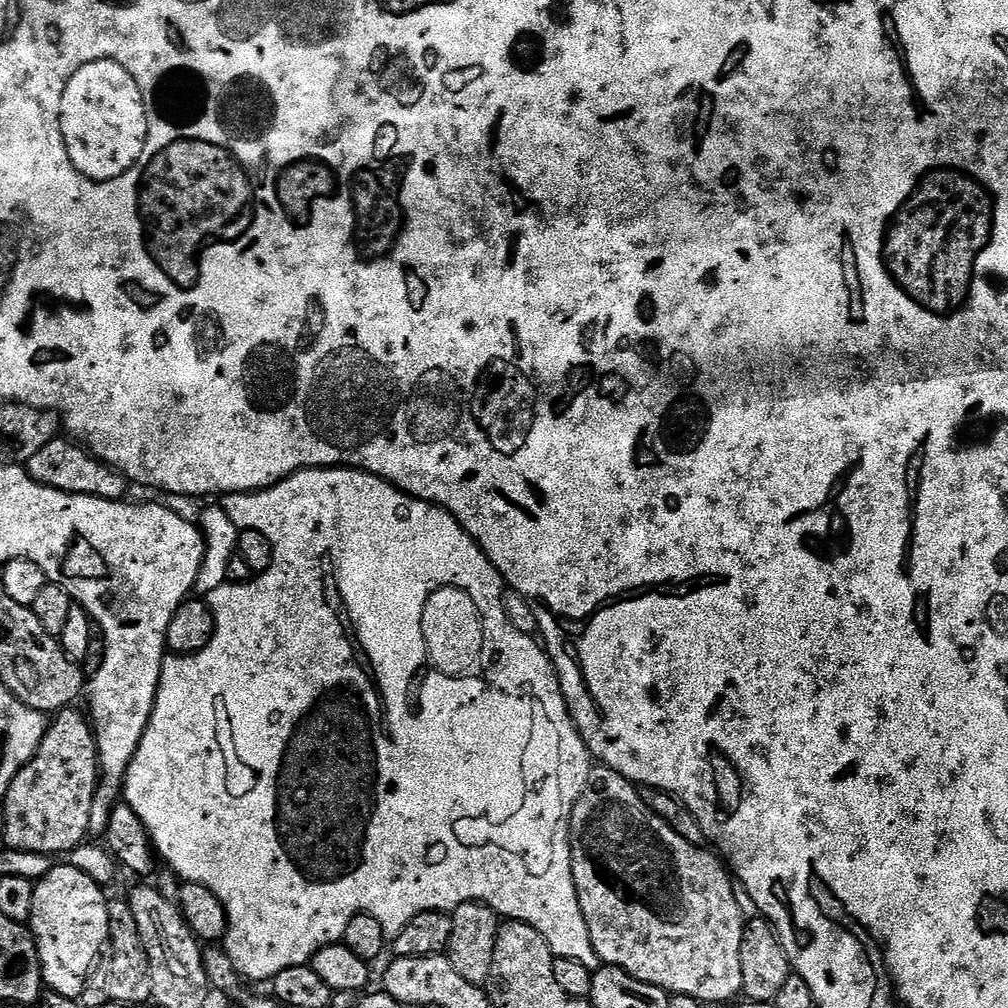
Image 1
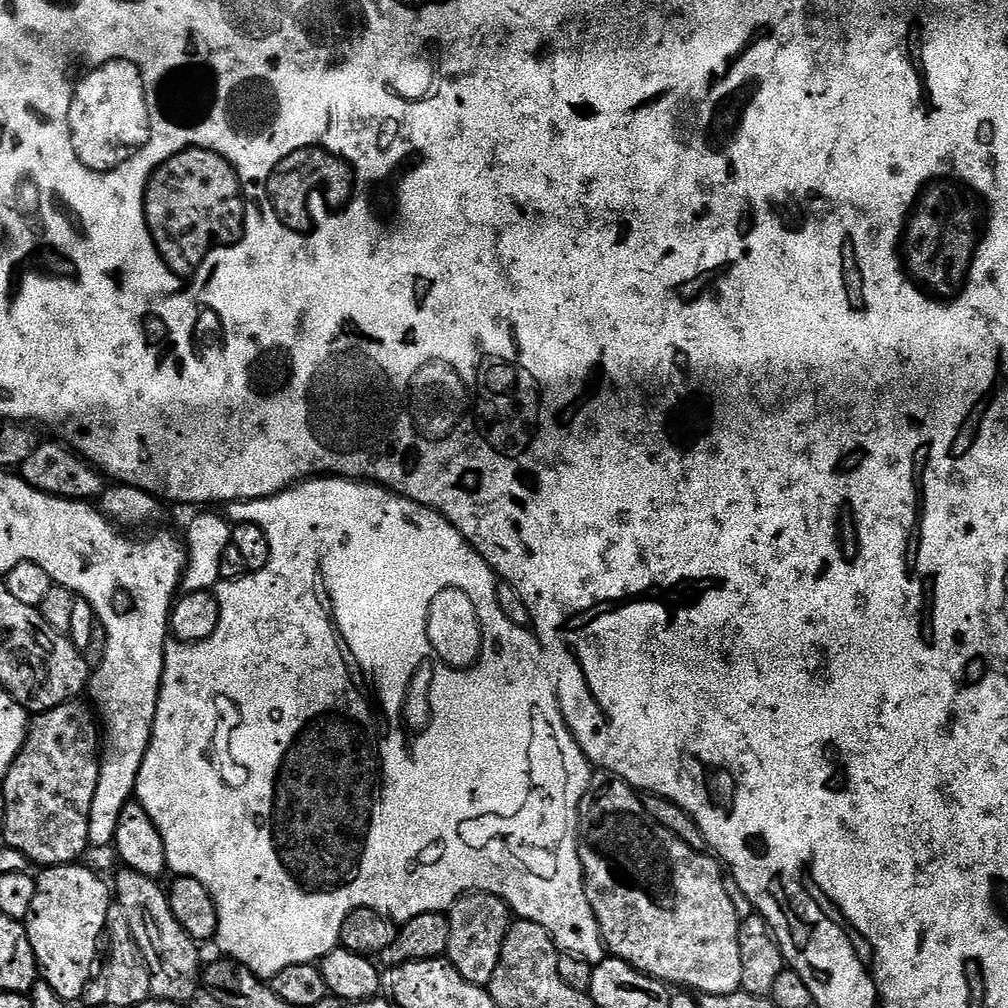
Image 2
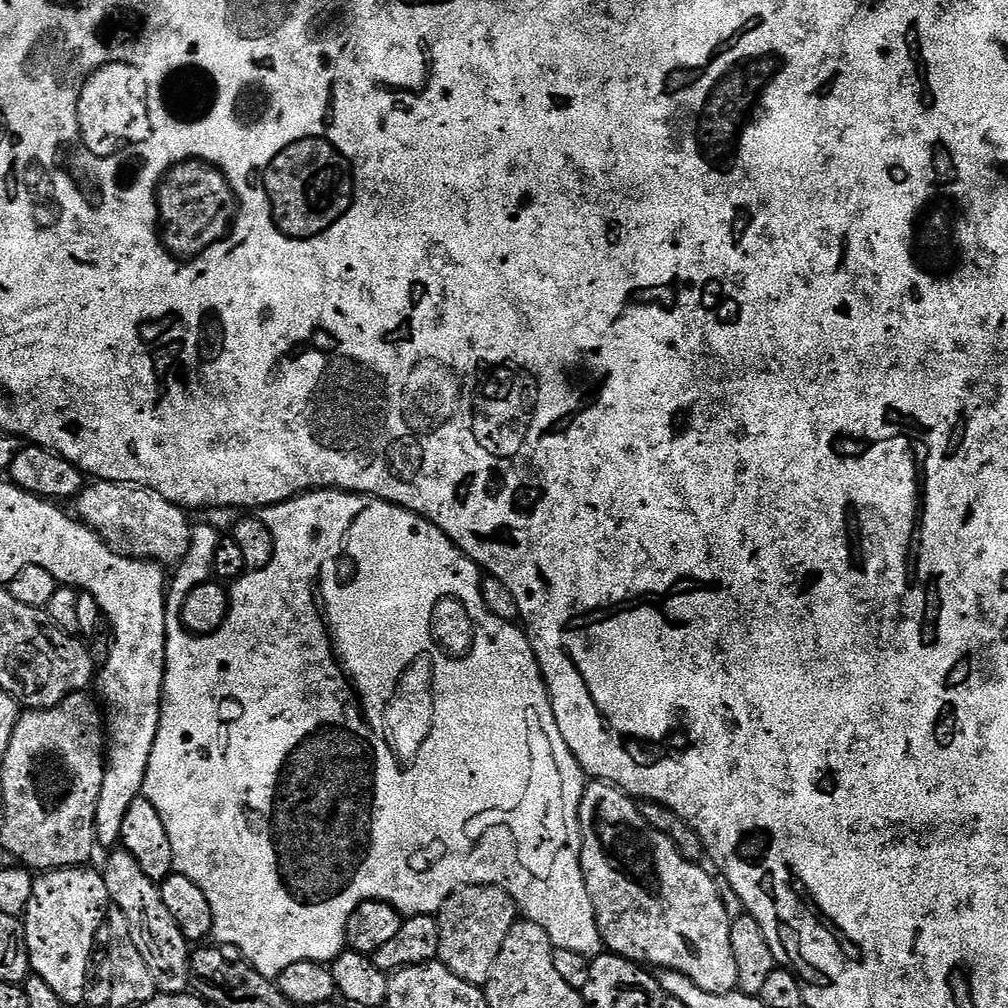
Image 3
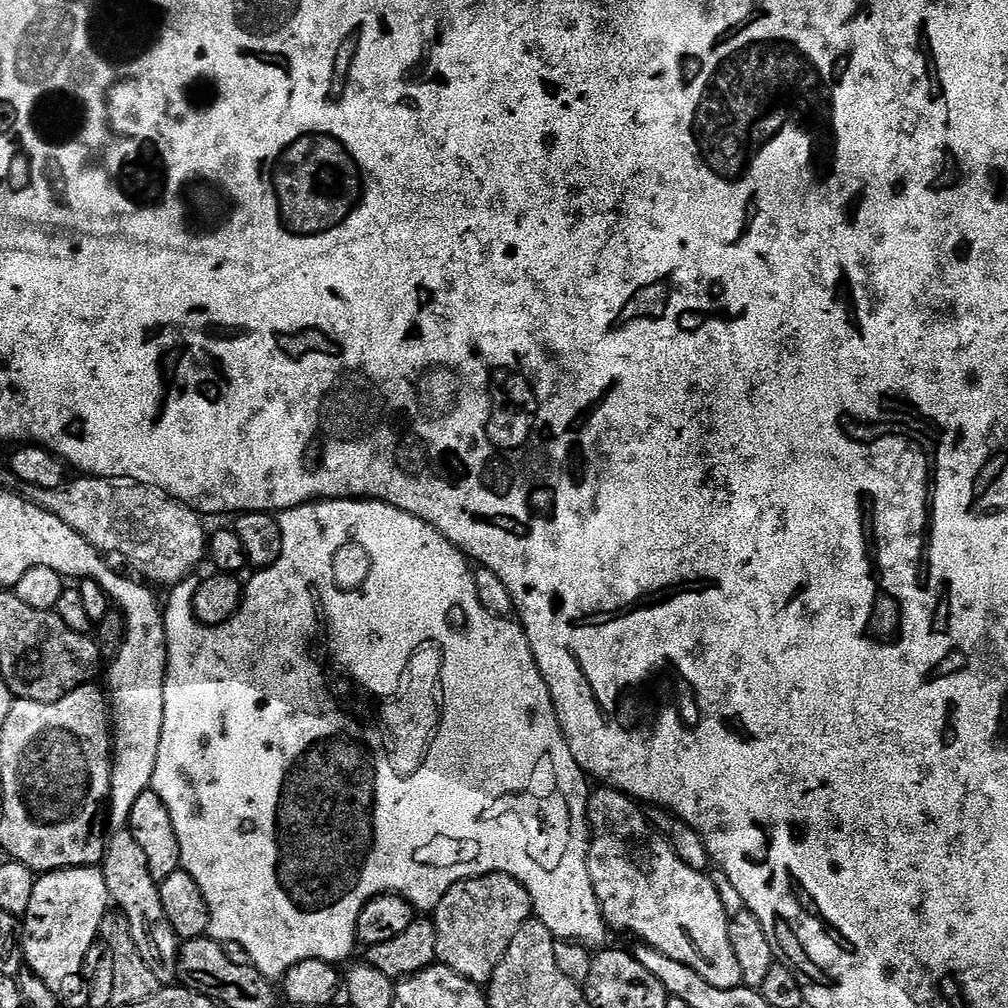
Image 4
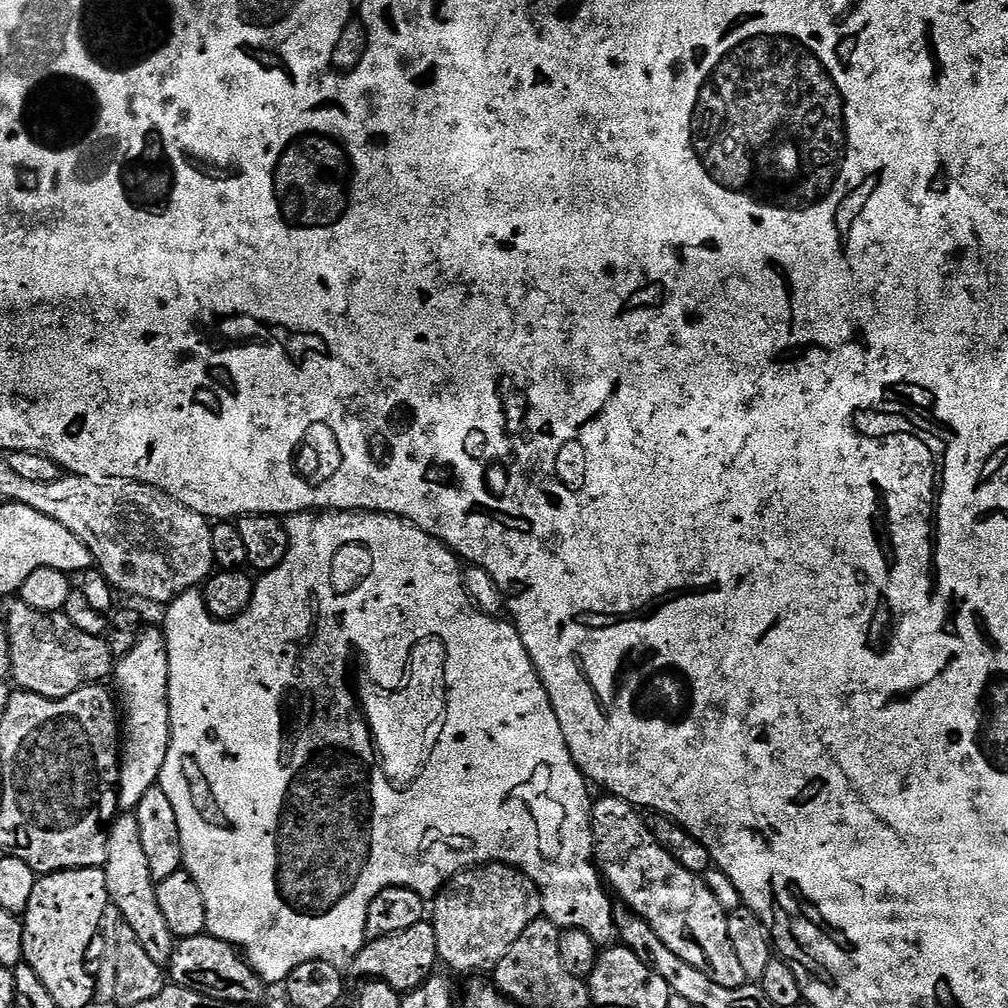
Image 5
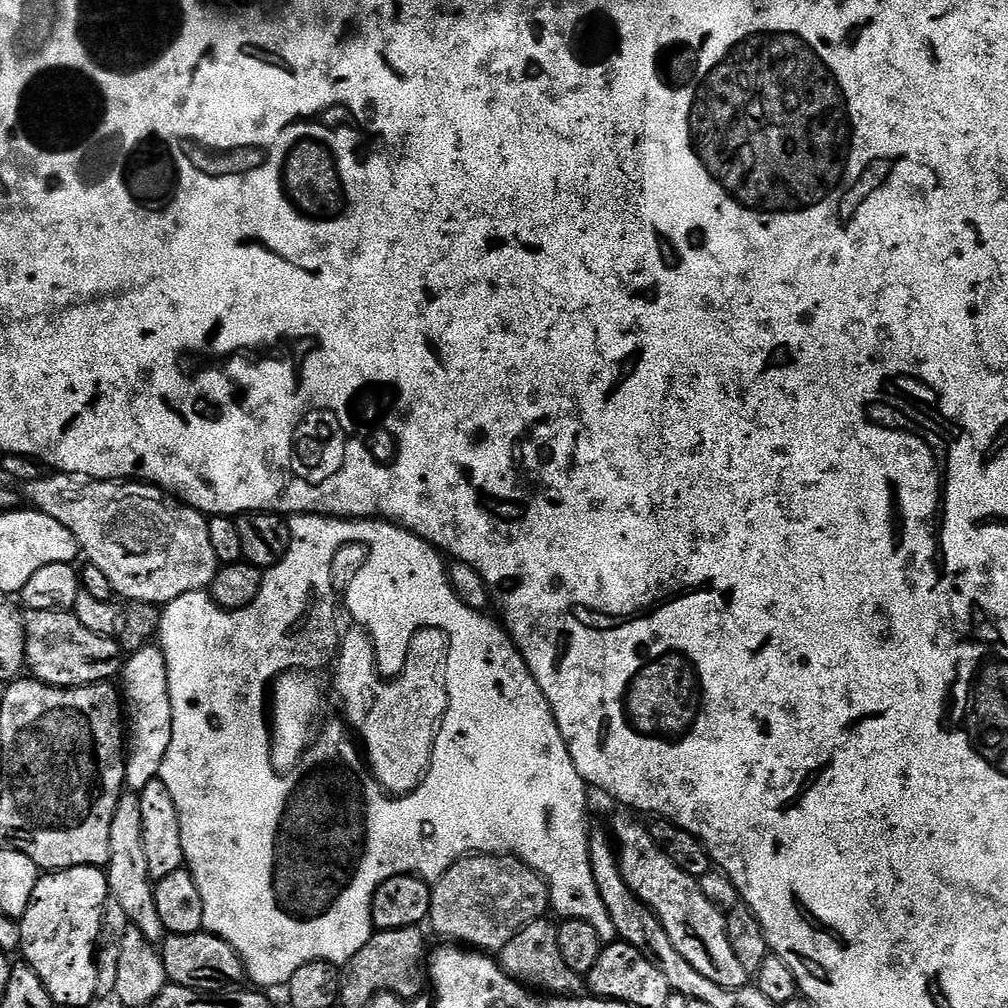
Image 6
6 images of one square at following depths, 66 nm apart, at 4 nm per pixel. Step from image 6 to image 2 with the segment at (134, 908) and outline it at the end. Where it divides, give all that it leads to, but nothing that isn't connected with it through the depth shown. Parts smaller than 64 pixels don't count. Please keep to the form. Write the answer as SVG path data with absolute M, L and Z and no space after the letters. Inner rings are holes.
M124 868L117 874L116 884L114 880L114 900L122 906L122 910L126 910L126 918L130 918L130 930L134 934L134 942L138 942L152 975L150 990L153 997L157 1000L173 1000L184 1006L187 1005L187 1000L194 999L196 991L201 991L202 988L200 952L196 949L199 948L197 941L192 940L190 934L186 934L178 918L174 916L174 910L170 910L167 891L163 887L160 889L160 886L157 881L146 878L130 868Z

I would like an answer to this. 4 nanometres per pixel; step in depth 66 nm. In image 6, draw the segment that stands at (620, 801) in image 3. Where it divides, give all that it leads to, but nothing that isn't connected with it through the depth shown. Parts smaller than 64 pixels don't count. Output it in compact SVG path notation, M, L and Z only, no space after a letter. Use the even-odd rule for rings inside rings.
M616 816L610 832L618 845L620 873L626 886L659 918L666 934L670 934L670 942L674 942L674 950L678 950L678 954L682 954L698 974L706 974L706 978L710 978L710 982L718 982L718 986L734 989L749 983L750 974L742 970L742 962L738 962L730 947L725 913L717 904L710 902L706 894L702 894L699 879L681 870L660 849L643 823L640 825L628 816Z

